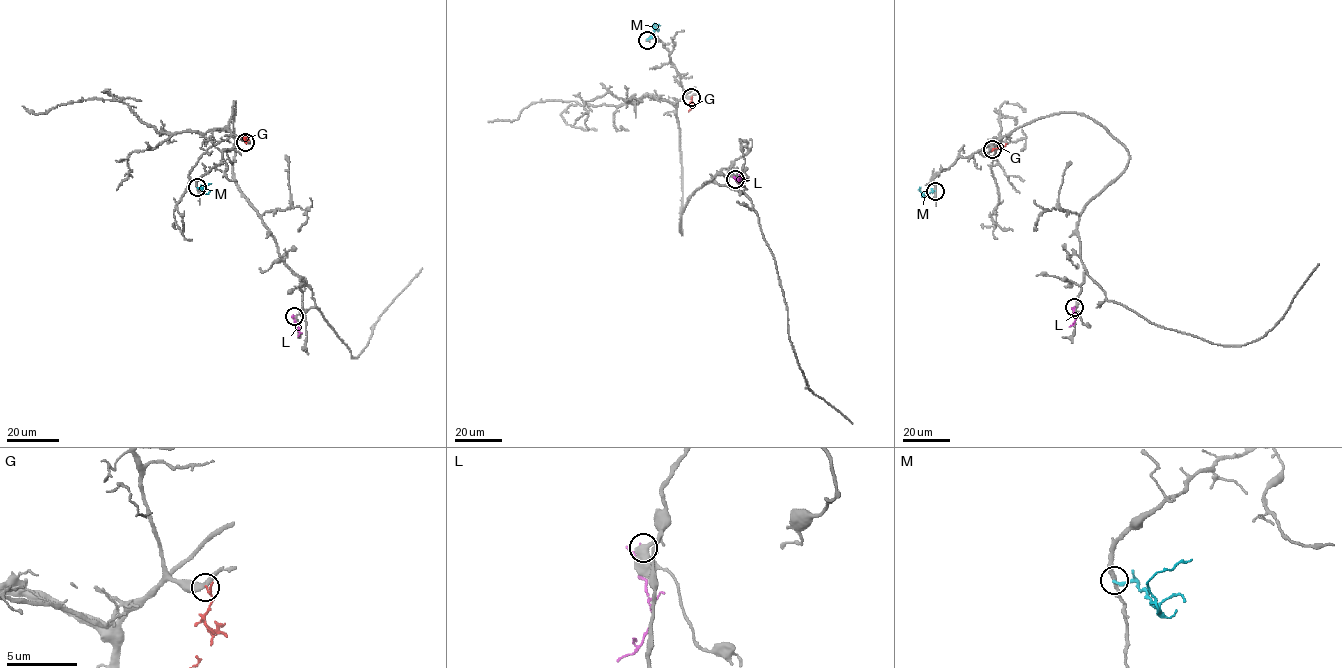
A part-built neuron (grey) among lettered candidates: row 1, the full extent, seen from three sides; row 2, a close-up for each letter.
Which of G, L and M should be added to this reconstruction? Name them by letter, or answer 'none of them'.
G

